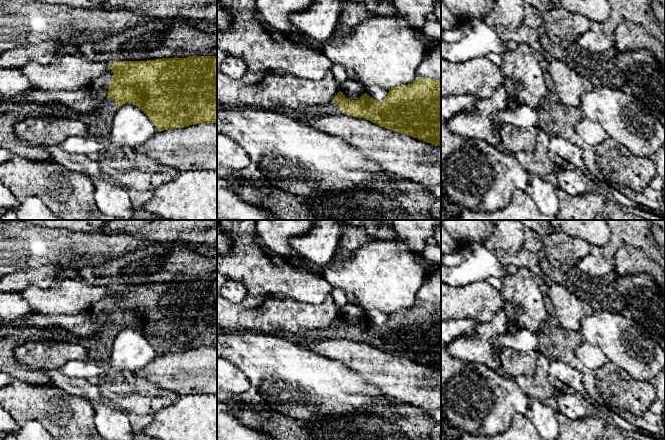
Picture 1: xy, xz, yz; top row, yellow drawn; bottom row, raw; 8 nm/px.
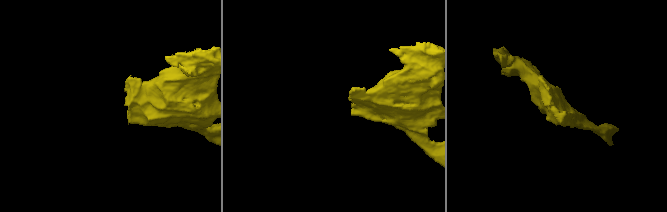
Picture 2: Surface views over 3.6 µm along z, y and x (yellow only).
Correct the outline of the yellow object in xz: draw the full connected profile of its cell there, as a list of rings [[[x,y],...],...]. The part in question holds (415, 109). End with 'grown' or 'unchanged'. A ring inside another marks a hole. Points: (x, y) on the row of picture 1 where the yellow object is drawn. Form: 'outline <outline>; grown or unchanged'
outline [[[416,78],[409,85],[389,89],[388,95],[380,101],[370,97],[367,93],[364,93],[358,100],[350,100],[339,91],[325,105],[309,106],[304,109],[280,107],[275,111],[304,123],[316,116],[346,114],[367,119],[383,128],[409,135],[434,146],[441,146],[441,80]]]; grown

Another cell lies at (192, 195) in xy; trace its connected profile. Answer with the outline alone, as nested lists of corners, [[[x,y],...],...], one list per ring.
[[[181,171],[174,179],[156,182],[153,195],[145,203],[143,211],[163,220],[217,220],[217,171]]]

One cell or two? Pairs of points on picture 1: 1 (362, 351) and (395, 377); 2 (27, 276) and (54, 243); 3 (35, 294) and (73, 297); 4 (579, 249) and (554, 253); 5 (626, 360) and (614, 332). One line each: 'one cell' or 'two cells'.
1: one cell
2: two cells
3: one cell
4: one cell
5: one cell

